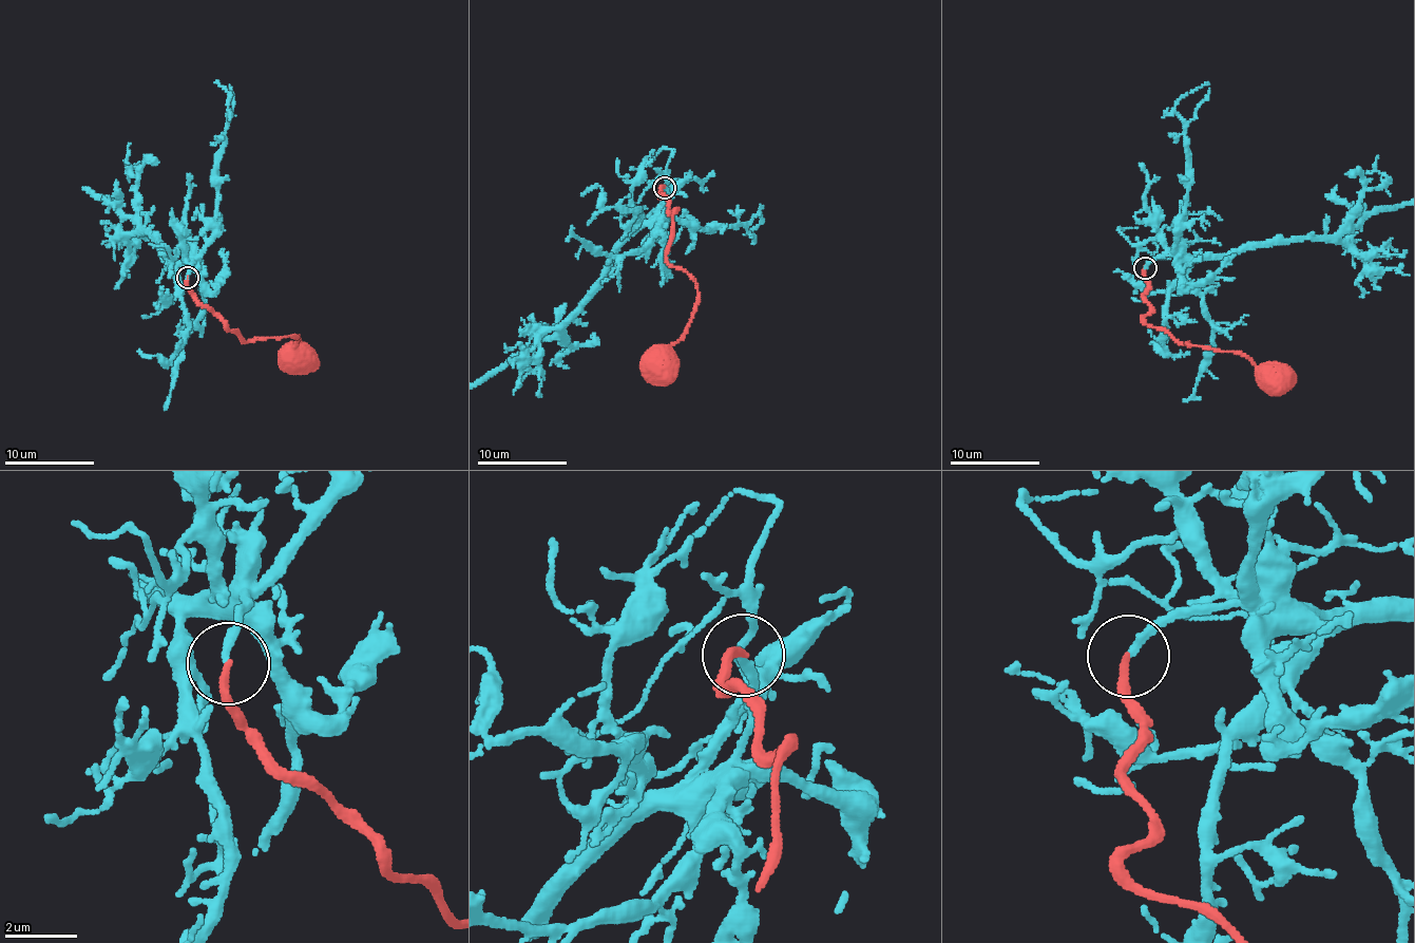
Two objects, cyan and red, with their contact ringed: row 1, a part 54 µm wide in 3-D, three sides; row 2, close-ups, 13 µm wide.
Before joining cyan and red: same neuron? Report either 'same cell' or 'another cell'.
same cell

